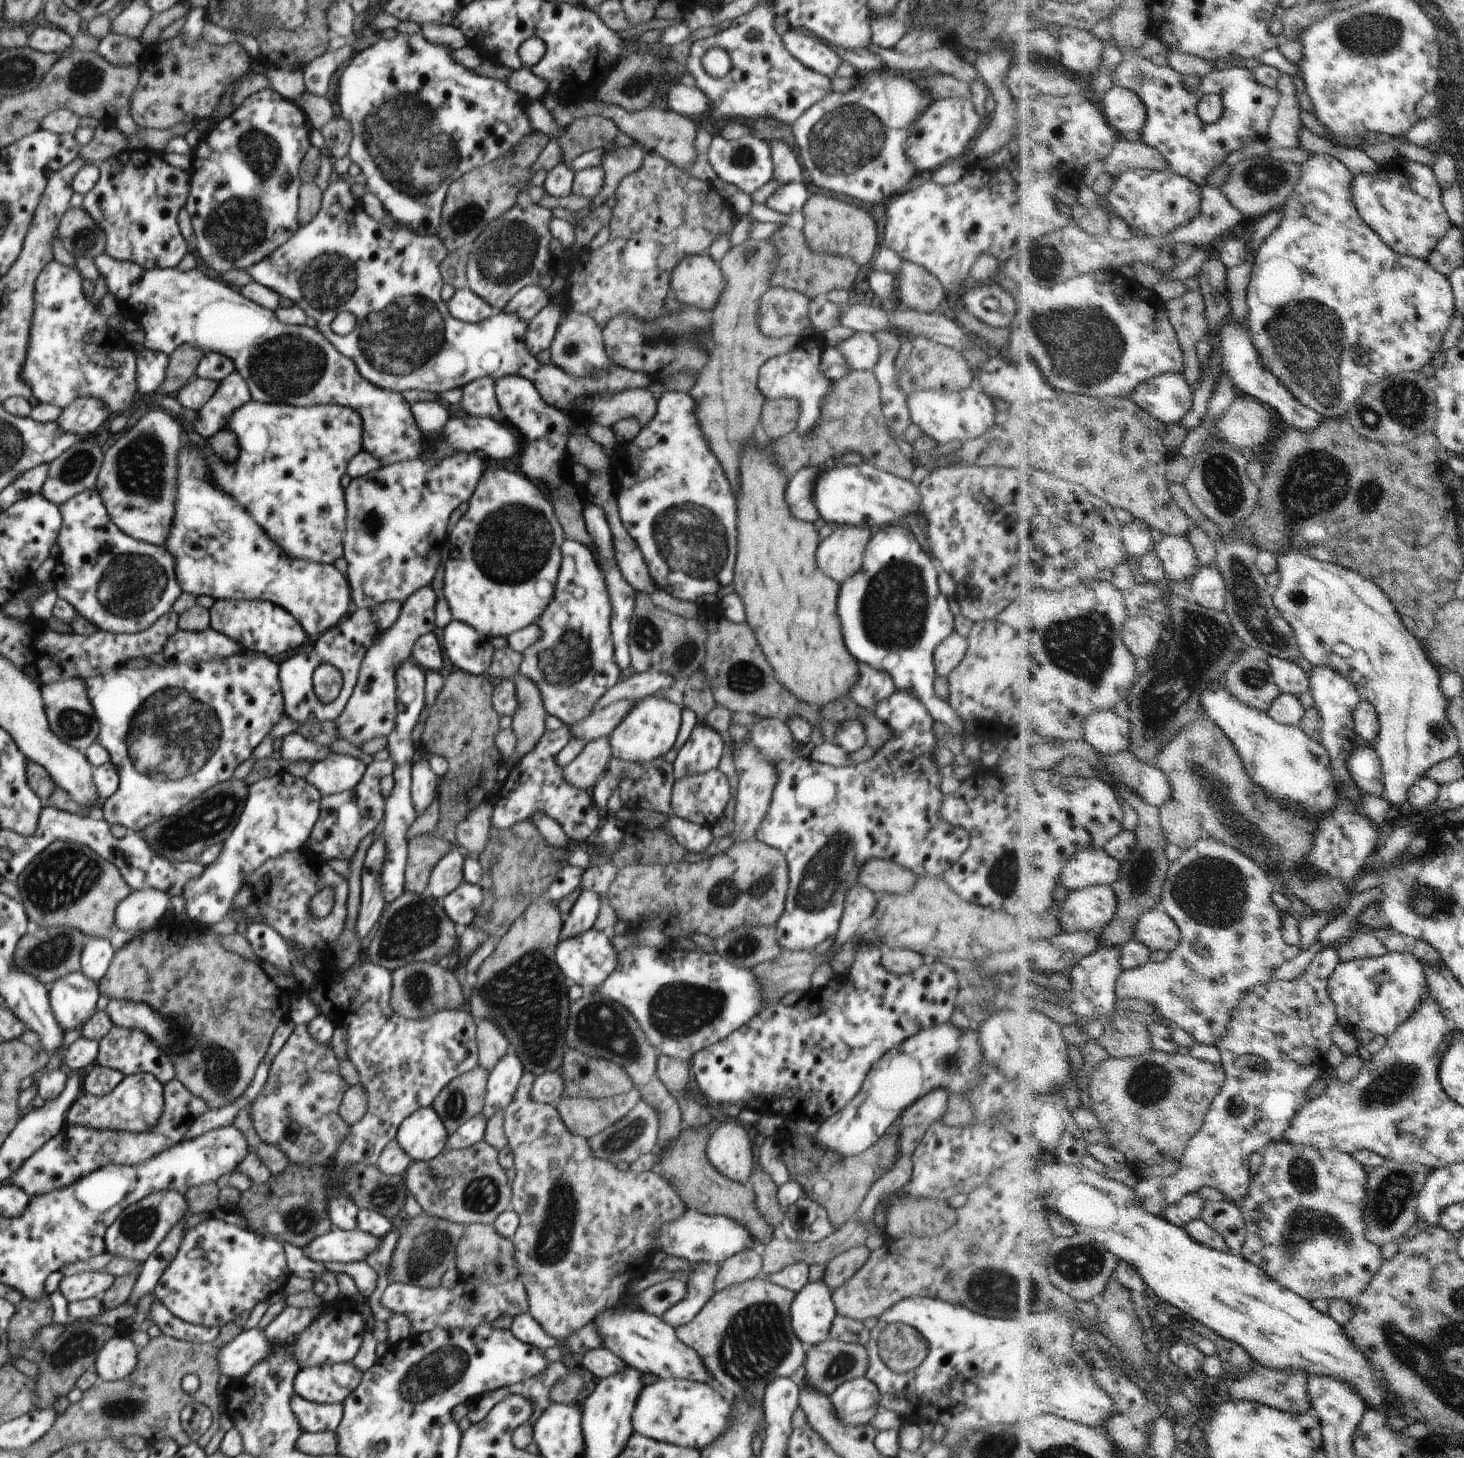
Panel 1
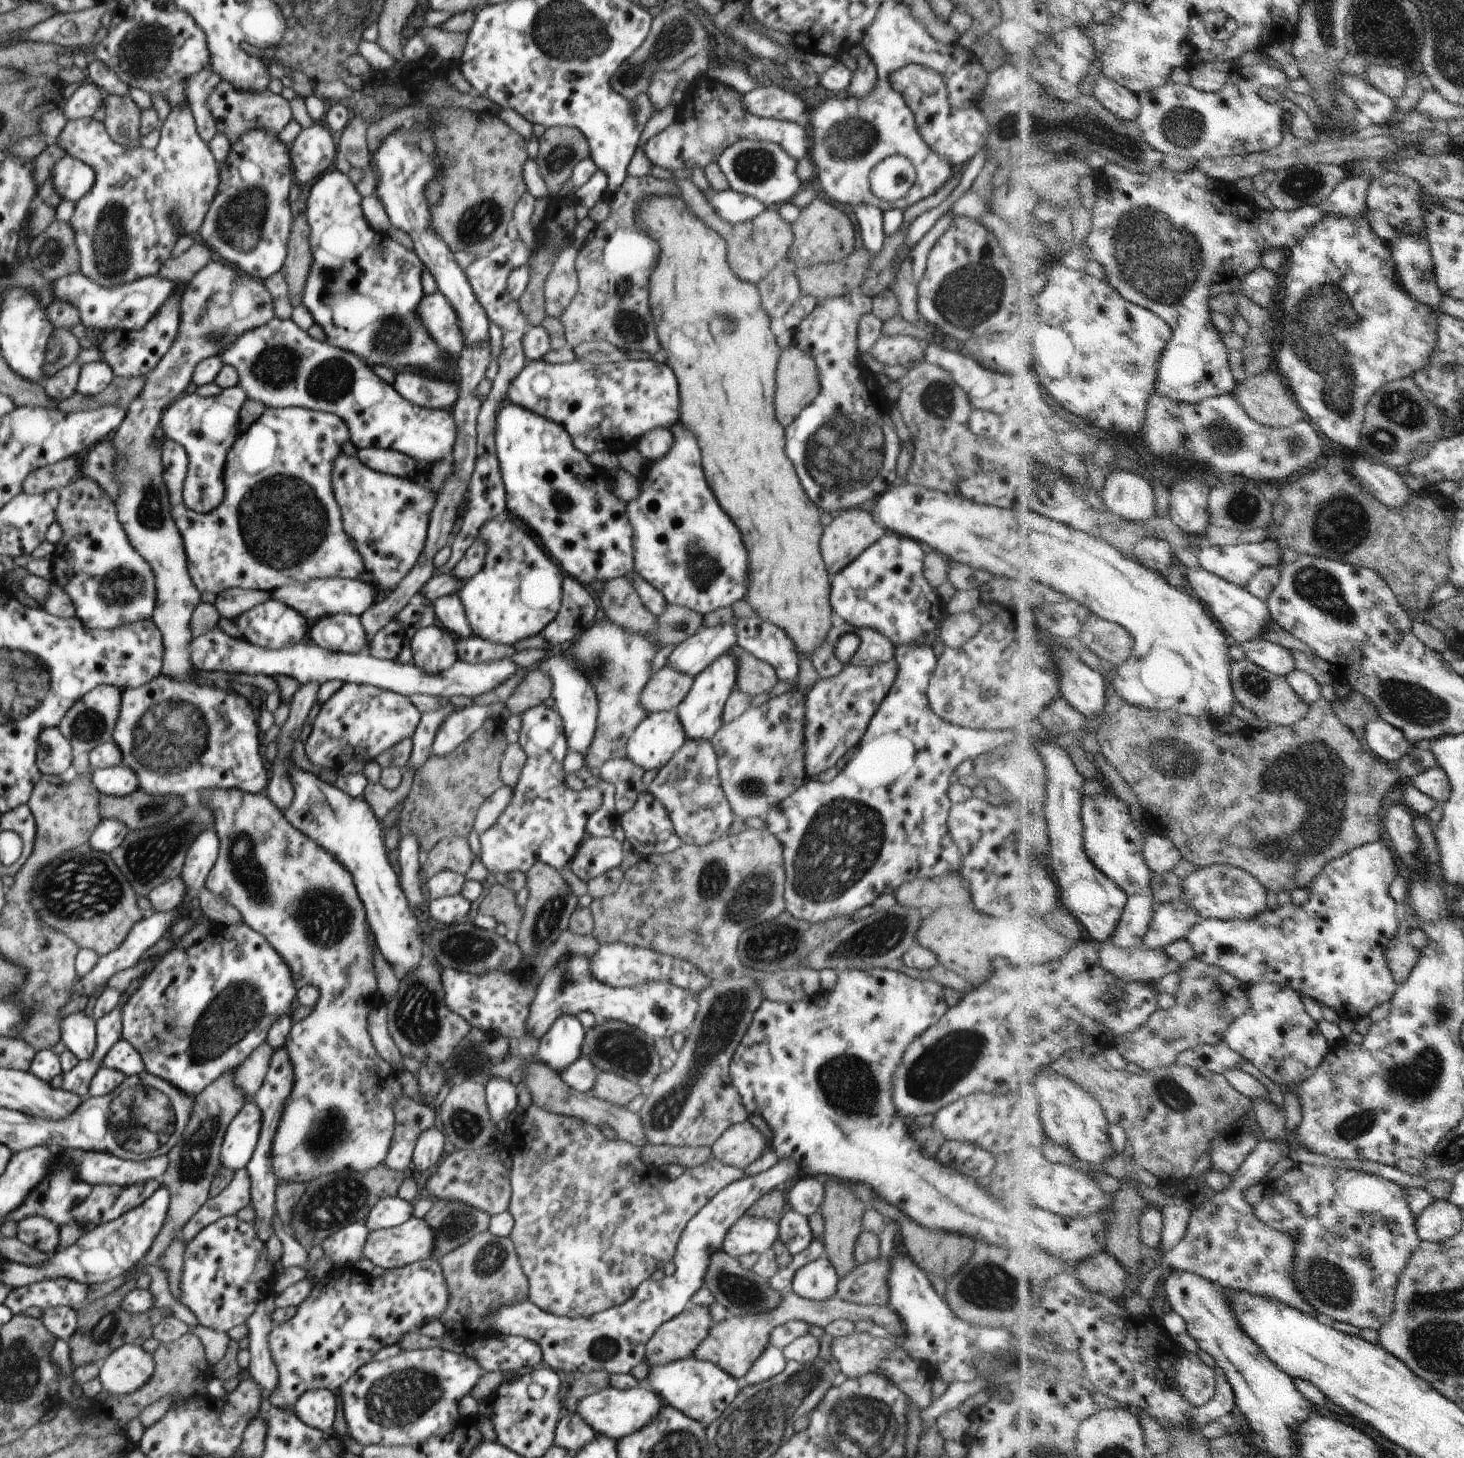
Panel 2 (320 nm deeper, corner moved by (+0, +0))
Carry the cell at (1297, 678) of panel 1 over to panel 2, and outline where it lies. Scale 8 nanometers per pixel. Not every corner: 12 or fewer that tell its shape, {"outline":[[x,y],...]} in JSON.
{"outline":[[1262,638],[1242,646],[1248,659],[1288,677],[1297,669],[1292,649]]}

